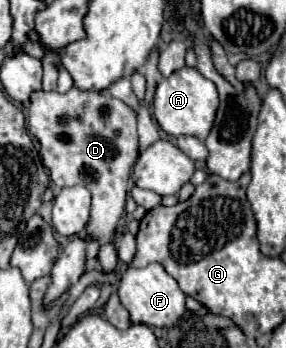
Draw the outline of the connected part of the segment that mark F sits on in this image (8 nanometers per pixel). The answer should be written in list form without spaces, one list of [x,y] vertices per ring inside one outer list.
[[[150,263],[144,269],[126,267],[120,275],[118,295],[124,309],[130,313],[132,323],[144,323],[150,327],[172,327],[186,313],[186,295],[160,263]]]

